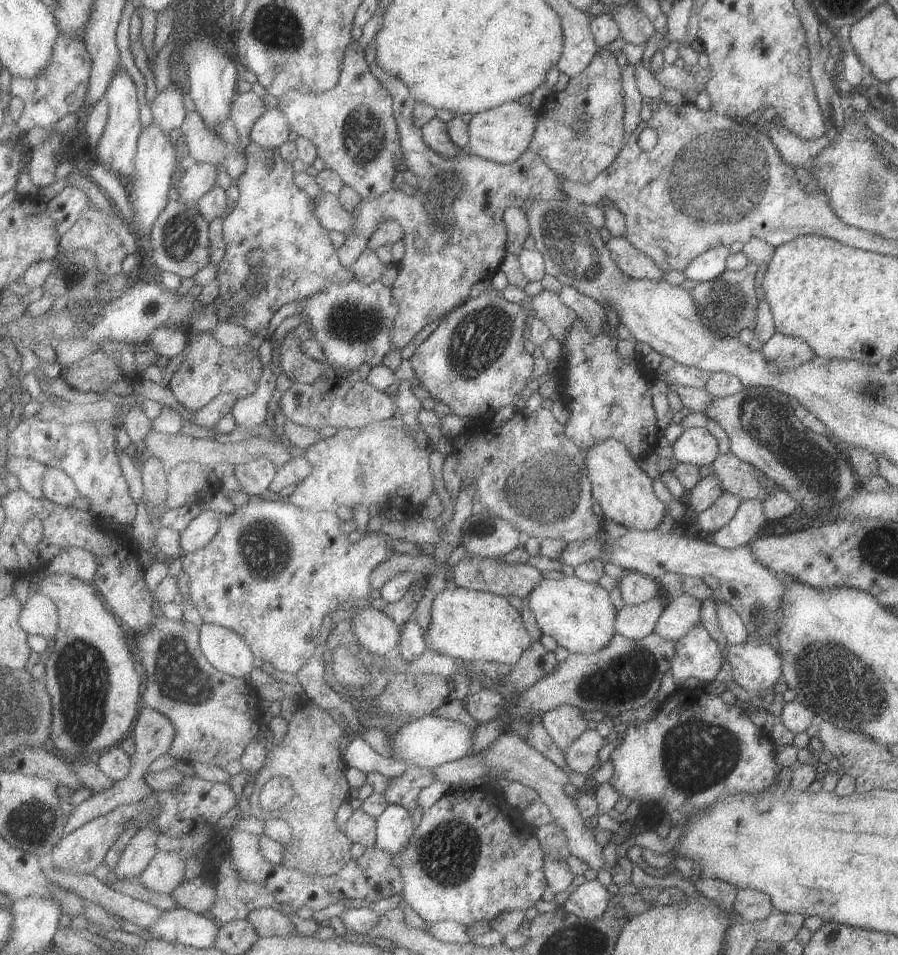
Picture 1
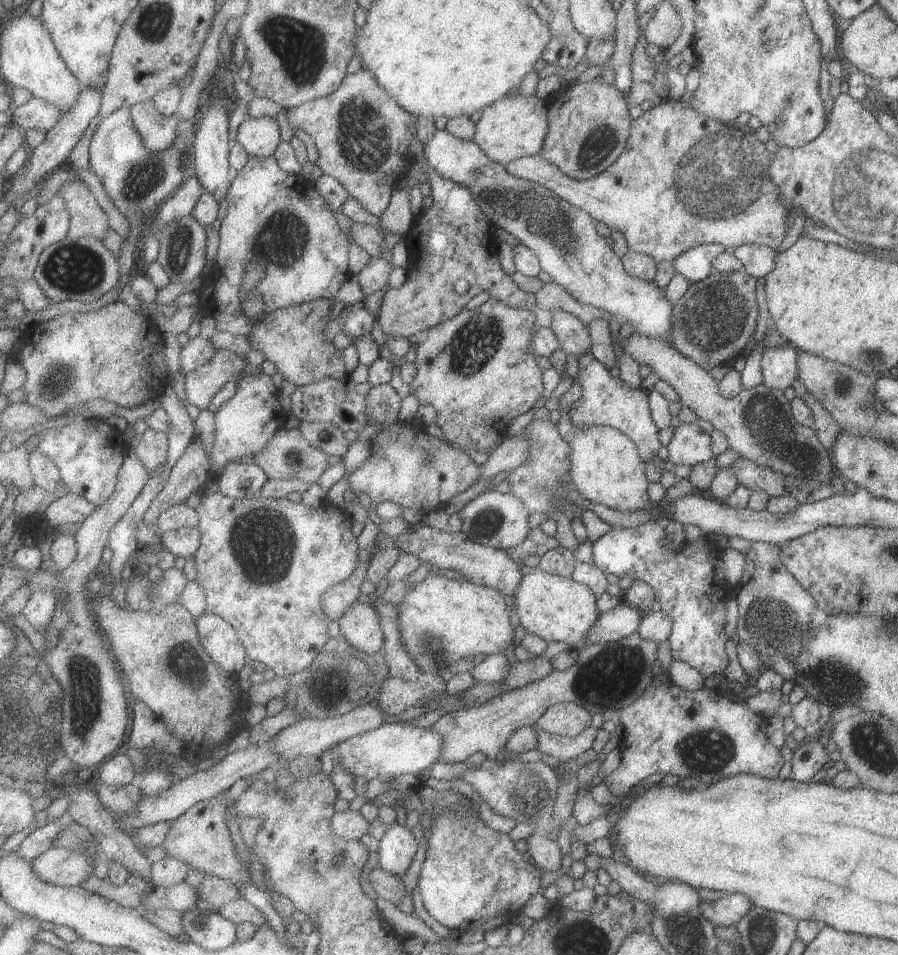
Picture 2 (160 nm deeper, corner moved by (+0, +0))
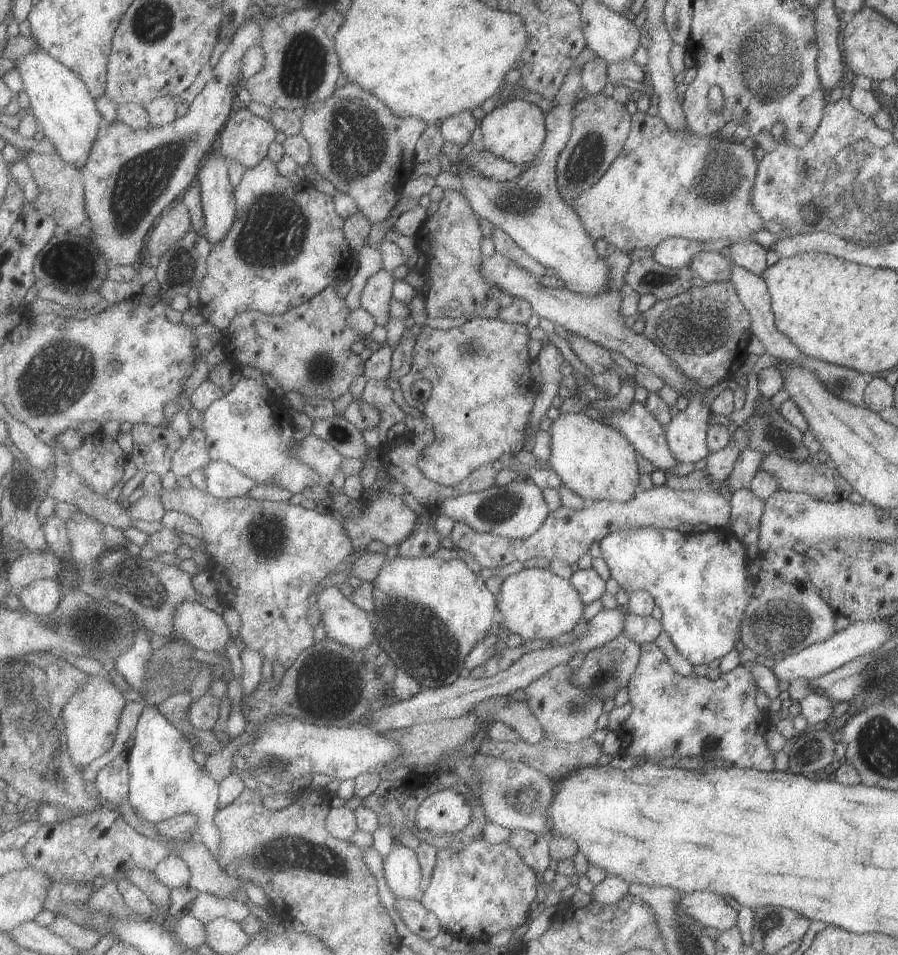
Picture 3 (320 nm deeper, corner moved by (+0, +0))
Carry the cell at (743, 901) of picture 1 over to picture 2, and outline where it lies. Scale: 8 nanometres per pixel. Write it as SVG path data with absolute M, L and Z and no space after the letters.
M726 893L716 900L701 899L698 902L703 918L706 918L713 927L721 928L735 925L752 906L750 900L739 893Z

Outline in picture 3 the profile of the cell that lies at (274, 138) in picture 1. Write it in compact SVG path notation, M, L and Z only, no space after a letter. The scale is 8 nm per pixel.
M243 106L229 118L218 149L227 160L239 162L247 170L268 156L275 136L277 129L271 121L256 116Z

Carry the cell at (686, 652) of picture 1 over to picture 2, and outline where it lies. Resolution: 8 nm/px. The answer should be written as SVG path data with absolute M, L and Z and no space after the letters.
M649 519L635 527L611 527L609 532L600 536L592 544L592 564L604 575L615 574L618 578L629 576L633 581L648 584L652 588L654 600L660 604L661 612L671 619L671 632L667 642L672 658L686 662L704 678L709 674L722 674L722 670L727 666L725 653L727 638L723 632L725 599L732 593L730 584L726 581L724 562L720 557L722 550L714 547L705 534L673 548L666 537L663 525L662 522Z

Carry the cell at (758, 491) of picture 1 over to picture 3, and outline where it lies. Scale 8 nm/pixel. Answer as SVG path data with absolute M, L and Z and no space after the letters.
M769 453L764 456L760 469L769 471L778 482L778 488L784 491L795 491L805 493L809 496L821 499L827 502L835 502L839 499L849 498L852 488L851 485L838 473L829 462L821 464L811 464L805 459L792 461L781 458L777 454Z

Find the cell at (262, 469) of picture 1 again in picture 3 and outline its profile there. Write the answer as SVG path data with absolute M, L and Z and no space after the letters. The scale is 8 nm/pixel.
M212 459L202 471L207 477L207 488L213 496L227 500L248 496L249 491L258 484L233 464Z

